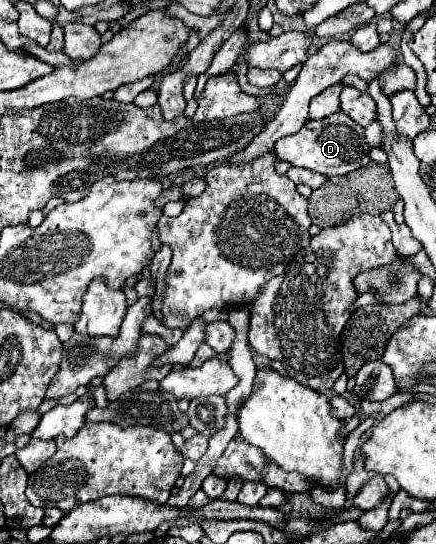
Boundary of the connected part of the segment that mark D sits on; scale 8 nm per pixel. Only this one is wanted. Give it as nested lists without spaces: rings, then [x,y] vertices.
[[[335,112],[323,120],[309,120],[297,134],[281,138],[281,142],[277,142],[275,146],[275,154],[283,162],[309,168],[323,176],[341,176],[371,164],[369,150],[371,146],[363,136],[363,126],[357,126],[357,122],[341,112]]]

